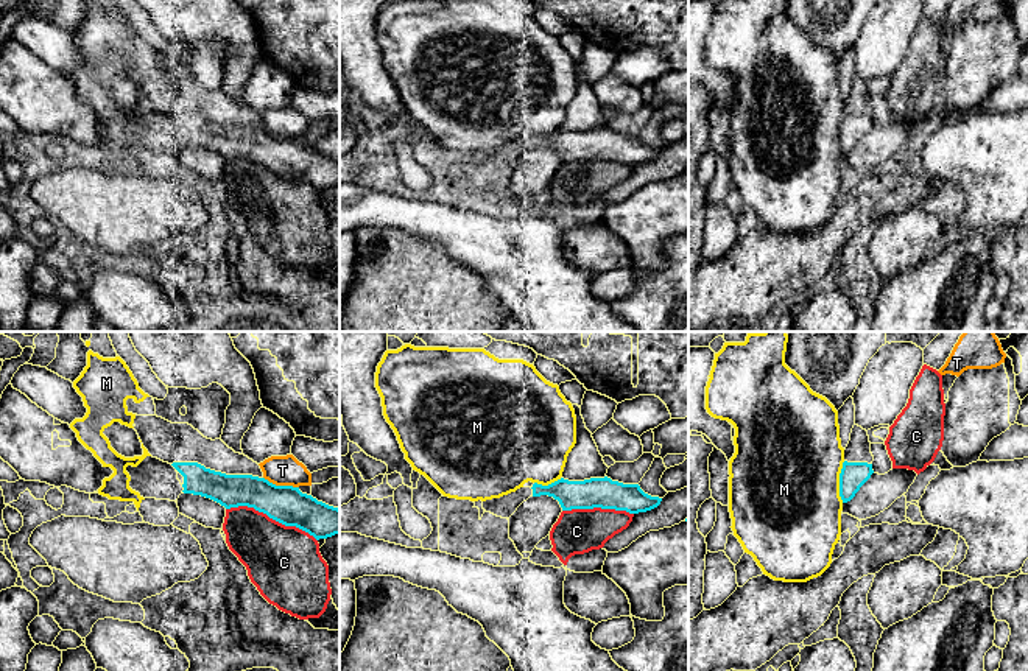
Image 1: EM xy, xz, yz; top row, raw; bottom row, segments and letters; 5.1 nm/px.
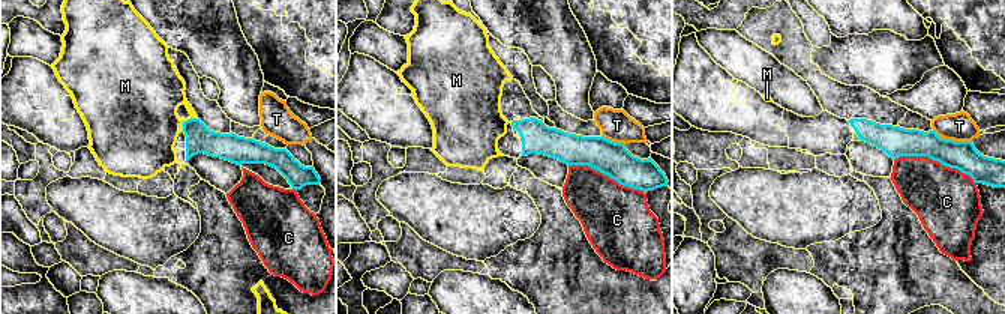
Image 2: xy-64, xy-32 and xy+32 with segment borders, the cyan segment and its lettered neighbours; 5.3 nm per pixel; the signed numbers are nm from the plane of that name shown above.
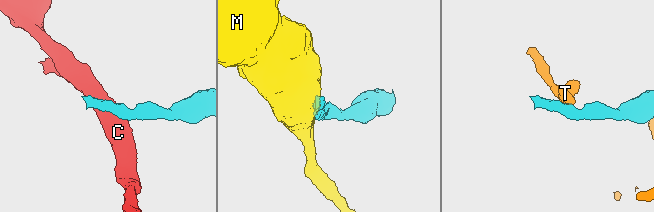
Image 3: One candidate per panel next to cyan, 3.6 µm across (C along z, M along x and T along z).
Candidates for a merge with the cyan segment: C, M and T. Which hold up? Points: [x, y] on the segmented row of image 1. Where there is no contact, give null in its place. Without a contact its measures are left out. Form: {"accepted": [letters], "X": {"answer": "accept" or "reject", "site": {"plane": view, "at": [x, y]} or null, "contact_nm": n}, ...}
{"accepted": [], "C": {"answer": "reject", "site": {"plane": "xy", "at": [271, 517]}, "contact_nm": 500}, "M": {"answer": "reject", "site": {"plane": "yz", "at": [840, 481]}, "contact_nm": 220}, "T": {"answer": "reject", "site": {"plane": "xy", "at": [281, 486]}, "contact_nm": 190}}

